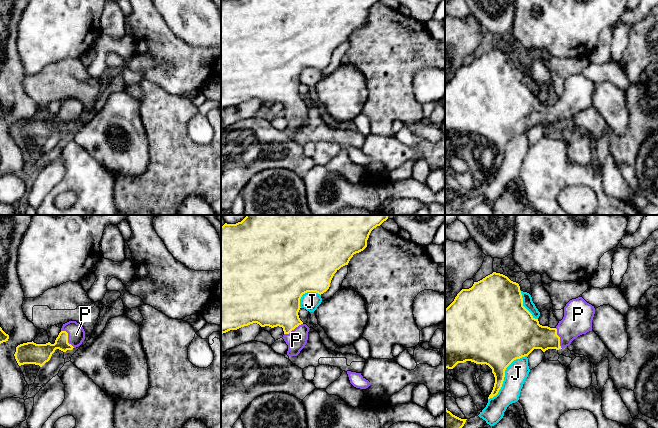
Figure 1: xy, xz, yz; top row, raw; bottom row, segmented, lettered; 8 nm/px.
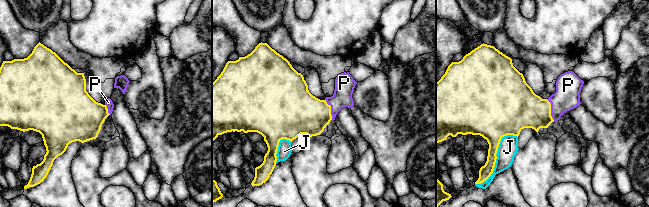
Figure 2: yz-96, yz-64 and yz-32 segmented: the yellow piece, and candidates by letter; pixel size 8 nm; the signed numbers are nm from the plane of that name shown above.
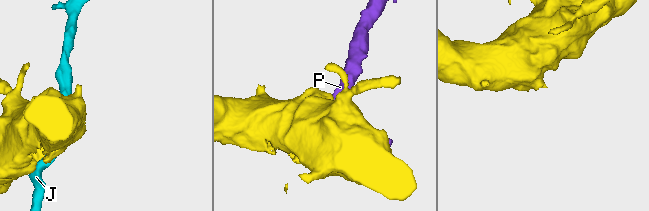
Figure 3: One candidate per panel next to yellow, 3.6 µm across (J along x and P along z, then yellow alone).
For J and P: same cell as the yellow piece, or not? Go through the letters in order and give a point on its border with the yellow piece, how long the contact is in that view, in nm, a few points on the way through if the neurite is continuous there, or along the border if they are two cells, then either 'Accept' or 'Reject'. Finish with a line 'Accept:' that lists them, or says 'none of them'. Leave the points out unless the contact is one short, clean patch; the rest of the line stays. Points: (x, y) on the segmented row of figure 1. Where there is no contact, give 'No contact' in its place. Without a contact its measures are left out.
J: Touches yellow at yz (504, 375). Shared border 480 nm. Reject
P: Touches yellow at xy (67, 338). Shared border 180 nm. Path across: xy (40, 353), (63, 342), (67, 338), (76, 334). Accept
Accept: P

